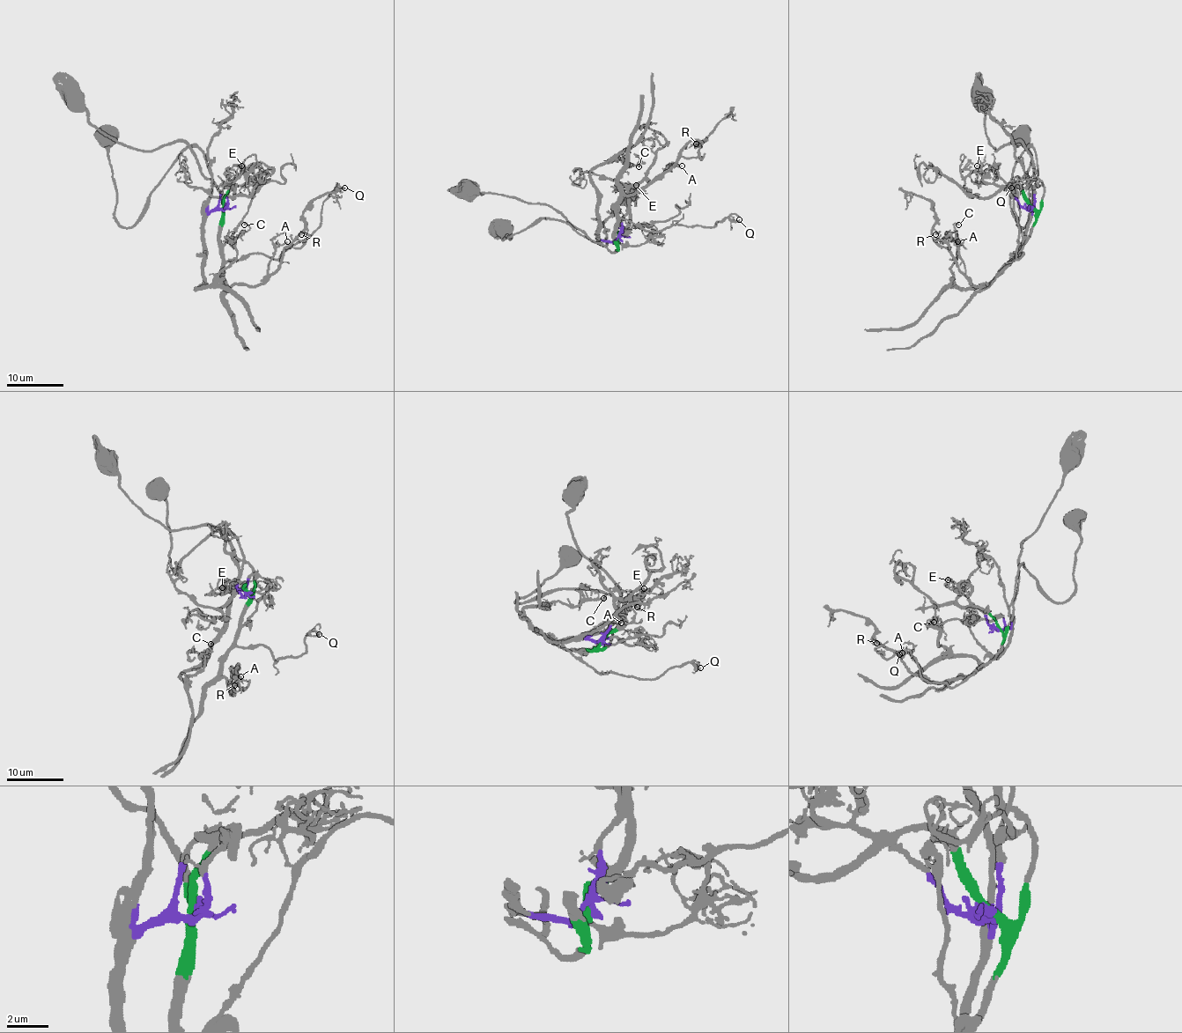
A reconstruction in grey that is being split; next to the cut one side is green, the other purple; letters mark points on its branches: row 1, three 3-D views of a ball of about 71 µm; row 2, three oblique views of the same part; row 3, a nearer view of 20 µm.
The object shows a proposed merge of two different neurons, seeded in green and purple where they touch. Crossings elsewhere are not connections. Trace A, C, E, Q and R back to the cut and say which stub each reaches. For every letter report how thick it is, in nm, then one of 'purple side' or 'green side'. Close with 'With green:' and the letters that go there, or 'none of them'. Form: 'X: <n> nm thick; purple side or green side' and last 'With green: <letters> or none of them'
A: 160 nm thick; green side
C: 120 nm thick; purple side
E: 150 nm thick; purple side
Q: 170 nm thick; green side
R: 180 nm thick; green side
With green: A, Q, R

